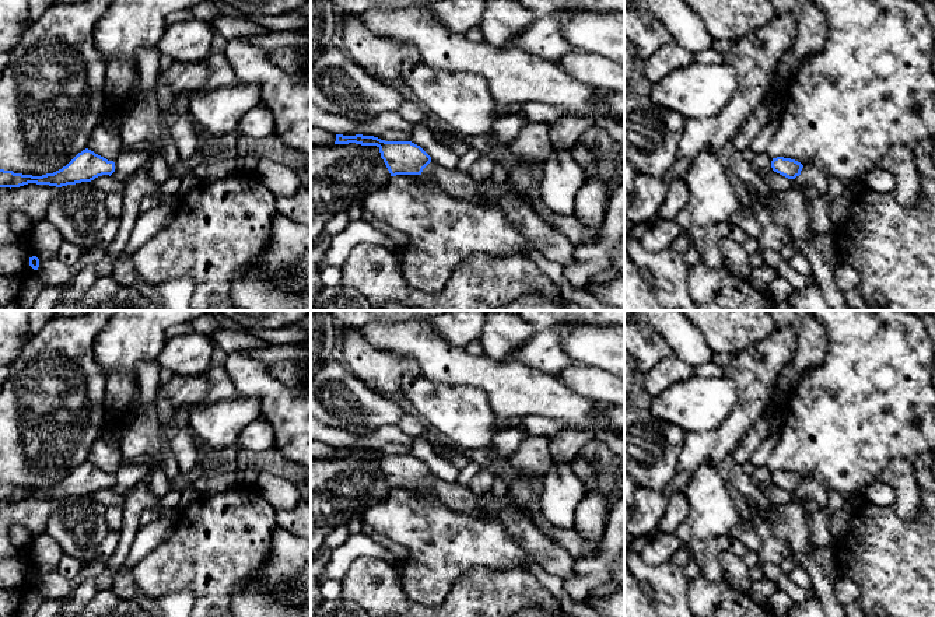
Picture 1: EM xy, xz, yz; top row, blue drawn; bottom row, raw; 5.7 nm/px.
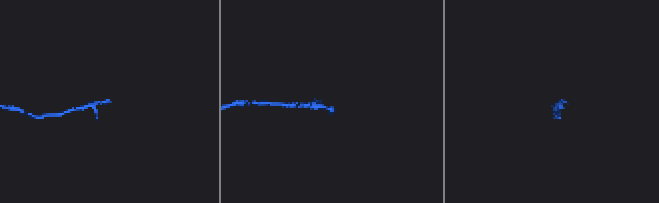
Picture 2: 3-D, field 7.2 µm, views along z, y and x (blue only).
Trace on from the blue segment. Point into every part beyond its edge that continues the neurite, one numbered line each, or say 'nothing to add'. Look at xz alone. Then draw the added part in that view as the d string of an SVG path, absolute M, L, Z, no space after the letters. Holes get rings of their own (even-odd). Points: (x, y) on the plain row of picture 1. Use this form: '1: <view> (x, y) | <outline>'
1: xz (459, 498) | M431 474L423 483L421 490L454 512L472 515L480 509L479 498L470 491L469 485L449 483Z

